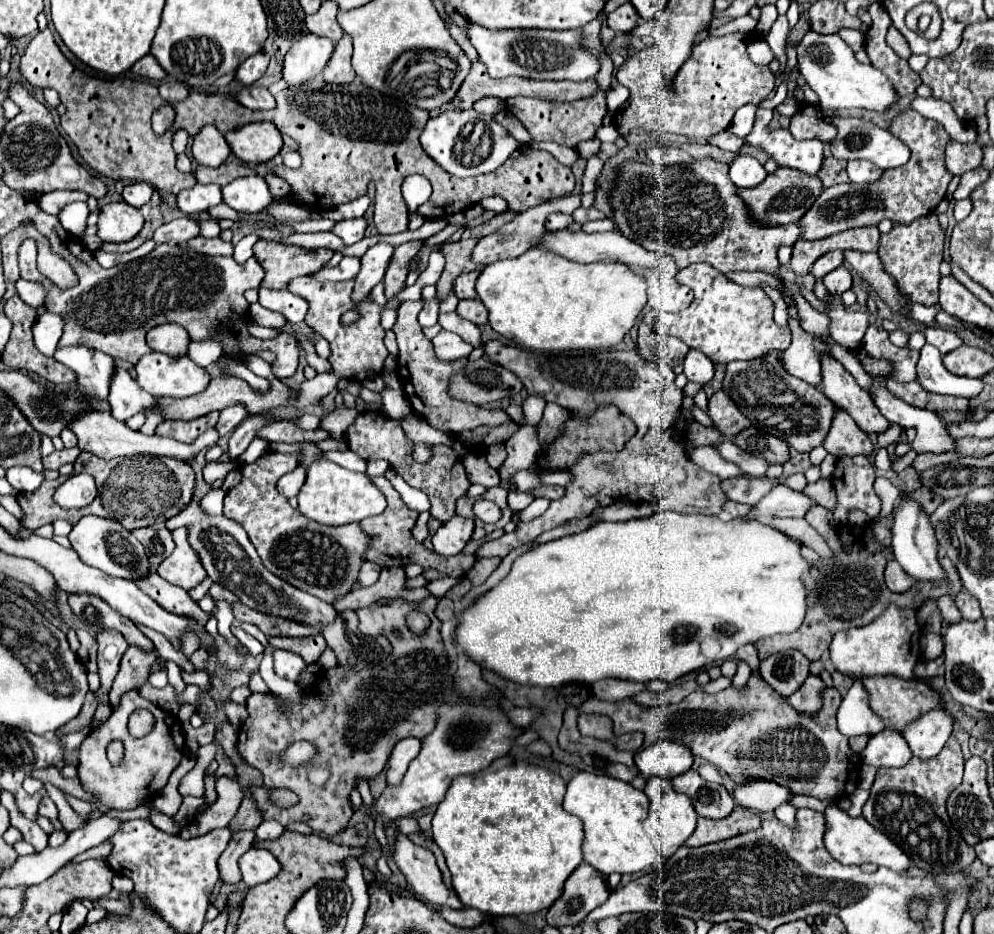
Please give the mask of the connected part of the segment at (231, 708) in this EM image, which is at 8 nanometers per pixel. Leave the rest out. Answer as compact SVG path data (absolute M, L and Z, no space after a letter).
M227 699L225 701L224 712L227 715L229 721L236 727L241 727L241 725L248 718L246 706L239 705L233 702L231 699Z

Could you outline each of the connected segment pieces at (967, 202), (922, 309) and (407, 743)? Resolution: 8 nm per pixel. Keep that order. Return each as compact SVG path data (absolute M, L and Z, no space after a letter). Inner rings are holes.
M970 198L956 202L956 206L954 206L954 218L956 220L964 220L970 212L972 212L972 200Z
M914 304L910 306L910 316L922 324L934 324L934 318L936 314L940 312L940 304L934 304L934 306L920 306L920 304Z
M408 738L396 744L396 750L390 754L388 760L388 784L400 784L402 776L408 770L410 760L420 752L420 738Z

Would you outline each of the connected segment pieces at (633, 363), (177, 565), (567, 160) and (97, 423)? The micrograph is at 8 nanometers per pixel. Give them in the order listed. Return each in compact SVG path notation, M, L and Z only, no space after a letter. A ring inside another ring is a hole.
M488 340L484 350L492 362L514 370L522 378L528 394L542 396L544 400L556 402L568 410L576 410L576 416L592 414L592 410L596 410L600 404L616 404L628 418L632 418L638 432L626 444L622 456L582 456L580 462L570 468L574 480L566 486L566 494L558 500L552 500L550 508L532 522L520 522L514 532L484 542L476 552L480 558L504 558L508 552L532 542L546 530L552 530L574 518L586 518L596 506L608 506L614 496L632 498L638 502L660 500L664 510L670 508L684 514L722 512L722 502L726 496L720 490L720 478L692 464L680 446L682 434L676 430L676 416L682 404L682 390L676 388L676 374L668 364L646 362L636 350L540 354L502 344L500 340Z
M182 527L172 532L176 548L174 552L158 566L158 574L168 580L170 584L176 584L184 590L192 590L198 586L208 574L202 566L202 560L198 558L196 550L188 542L188 528Z
M538 142L538 144L536 144L536 148L550 152L552 156L556 156L556 160L558 160L558 162L568 164L568 166L572 166L572 164L580 158L580 156L578 156L578 152L576 152L576 148L568 148L568 146L556 144L556 142Z
M82 410L78 414L78 418L74 418L74 422L68 424L68 428L76 434L78 438L78 446L82 452L90 452L98 458L104 458L104 460L110 460L110 458L116 458L116 456L134 456L134 454L154 454L154 456L168 456L168 458L176 458L180 462L186 462L190 464L196 454L202 450L202 448L212 448L216 442L218 442L218 434L214 428L210 428L206 434L200 434L200 438L194 440L194 444L182 444L182 442L176 442L174 438L160 438L160 436L144 436L142 432L136 432L132 428L128 428L124 422L116 420L112 416L112 412L104 412L104 410Z

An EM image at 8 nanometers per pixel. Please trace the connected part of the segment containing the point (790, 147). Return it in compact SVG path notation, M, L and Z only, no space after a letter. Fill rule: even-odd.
M758 108L754 130L746 136L746 142L764 150L778 166L794 168L808 176L816 176L822 170L824 142L796 140L790 128L770 128L770 108Z

